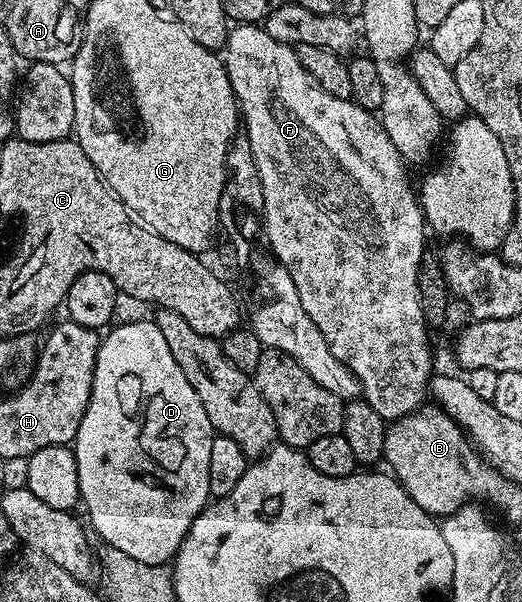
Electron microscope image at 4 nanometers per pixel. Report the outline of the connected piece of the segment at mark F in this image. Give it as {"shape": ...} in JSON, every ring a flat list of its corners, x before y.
{"shape":[[238,24,231,29,226,37,224,47,224,61,228,80,234,89,234,95,238,101,241,121,244,123,244,136,250,141,252,156,256,160,256,172,260,176,260,184,264,184,264,238,270,241,274,249,277,261,292,276,292,284,296,284,296,292,300,295,300,304,304,304,304,312,320,328,324,340,328,340,328,348,332,348,332,356,340,360,356,376,356,380,362,385,361,397,380,416,387,420,403,418,413,414,423,405,422,397,427,397,428,387,435,369,434,362,430,359,430,334,426,322,425,312,422,311,420,288,418,287,419,273,424,266,422,261,422,249,426,246,426,230,428,223,422,212,422,203,416,197,416,192,410,188,410,182,406,179,407,163,392,144,388,132,383,130,381,121,371,111,363,106,357,106,348,98,328,96,308,72,304,72,304,66,298,59,298,51,293,46,280,44,280,40,272,40,268,32,258,24]]}

